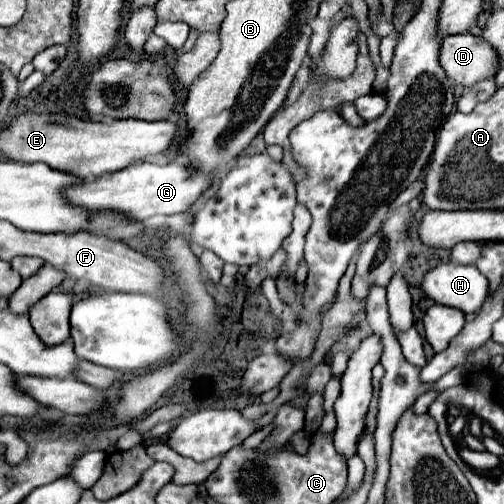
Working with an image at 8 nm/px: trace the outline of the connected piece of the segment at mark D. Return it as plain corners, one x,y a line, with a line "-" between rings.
471,33
445,37
441,63
449,77
459,85
465,83
465,87
481,79
491,79
499,71
497,51
483,37
475,37

